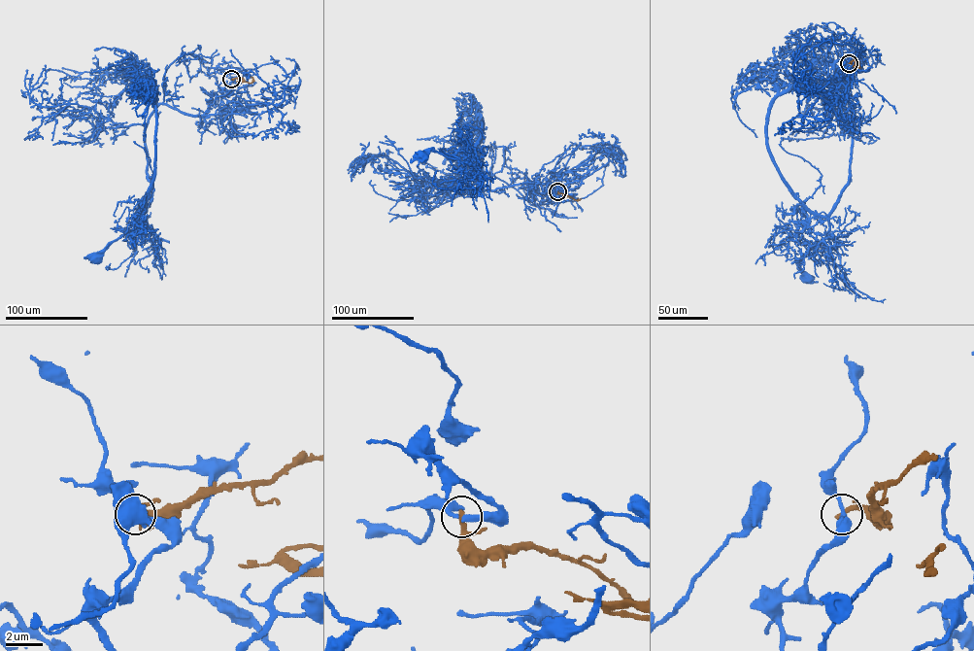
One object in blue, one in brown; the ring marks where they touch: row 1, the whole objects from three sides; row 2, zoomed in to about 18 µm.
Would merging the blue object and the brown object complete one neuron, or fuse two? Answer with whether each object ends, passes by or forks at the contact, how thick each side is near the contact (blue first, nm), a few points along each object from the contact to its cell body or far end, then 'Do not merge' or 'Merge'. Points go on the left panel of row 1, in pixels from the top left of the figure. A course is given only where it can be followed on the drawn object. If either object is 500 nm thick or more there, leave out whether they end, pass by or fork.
At the ring blue passes by. At the ring brown ends. Thickness 280 nm (blue) against 300 nm. Course of blue: (231, 79), (241, 96), (230, 111), (155, 109), (145, 129), (152, 200), (140, 222), (96, 259). Course of brown: (231, 79), (241, 77), (243, 80), (239, 82), (251, 83), (251, 77). Do not merge

